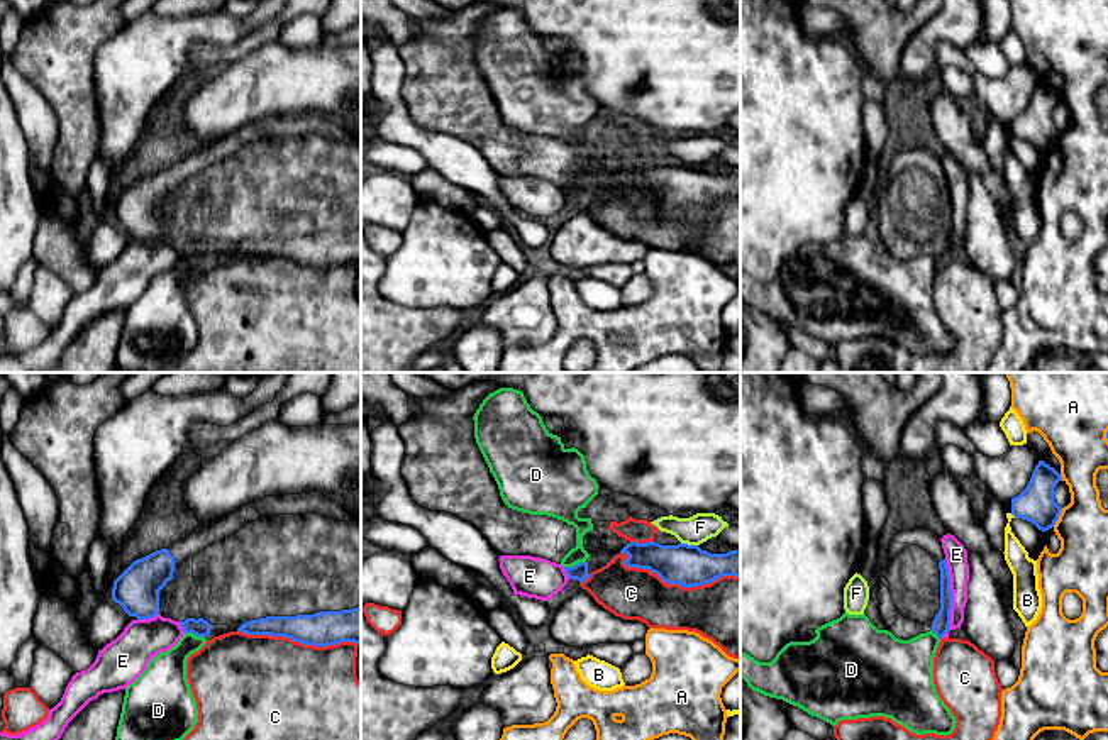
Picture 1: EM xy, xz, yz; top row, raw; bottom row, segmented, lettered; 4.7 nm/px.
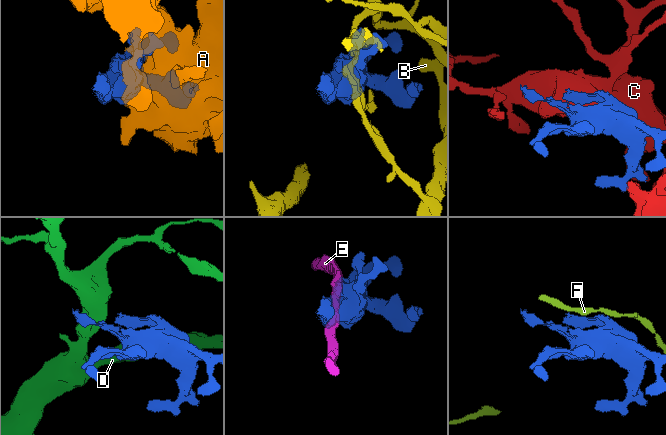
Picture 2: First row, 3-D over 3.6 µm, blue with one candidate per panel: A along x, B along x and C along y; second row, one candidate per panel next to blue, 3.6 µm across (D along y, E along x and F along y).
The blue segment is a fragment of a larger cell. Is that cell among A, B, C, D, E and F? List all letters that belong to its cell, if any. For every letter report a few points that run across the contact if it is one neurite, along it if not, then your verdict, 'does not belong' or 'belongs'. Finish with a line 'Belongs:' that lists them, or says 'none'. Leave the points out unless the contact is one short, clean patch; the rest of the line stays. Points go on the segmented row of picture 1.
A: does not belong
B: yz (1010, 513), (1015, 517) | does not belong
C: does not belong
D: xz (585, 561), (565, 568) | does not belong
E: does not belong
F: xz (681, 542), (697, 546) | does not belong
Belongs: none

